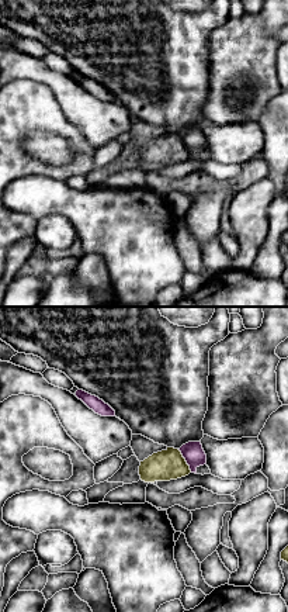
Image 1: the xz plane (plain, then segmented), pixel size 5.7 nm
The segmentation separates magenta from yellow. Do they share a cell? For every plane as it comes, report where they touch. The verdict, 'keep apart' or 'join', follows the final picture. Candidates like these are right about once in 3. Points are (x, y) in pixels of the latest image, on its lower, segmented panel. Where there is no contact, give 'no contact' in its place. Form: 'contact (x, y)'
contact (186, 460)

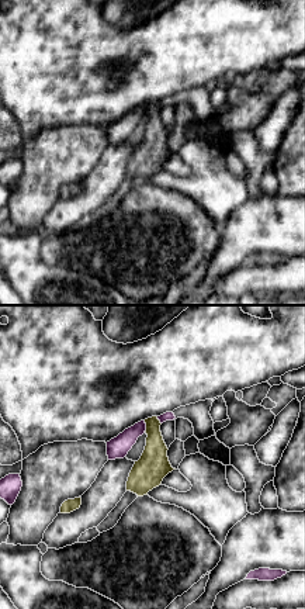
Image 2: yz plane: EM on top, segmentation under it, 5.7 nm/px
contact (145, 426)

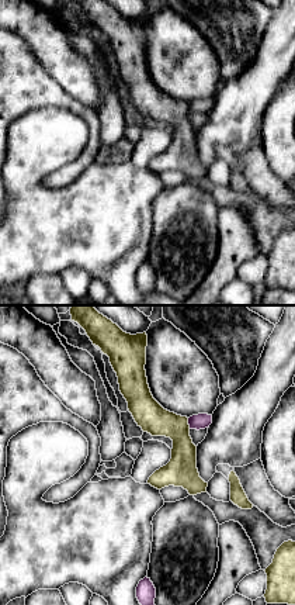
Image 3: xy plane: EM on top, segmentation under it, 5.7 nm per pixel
contact (188, 424)

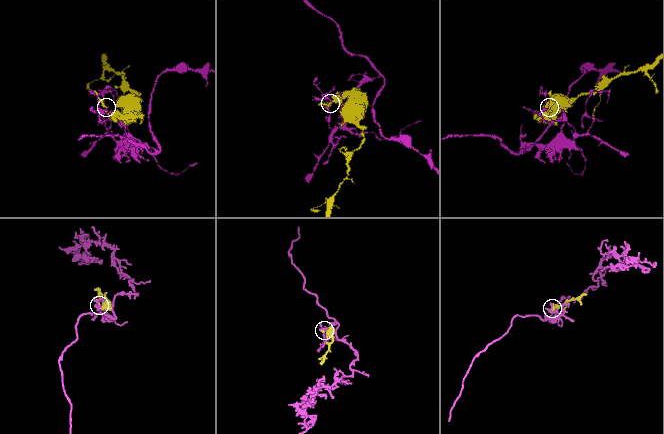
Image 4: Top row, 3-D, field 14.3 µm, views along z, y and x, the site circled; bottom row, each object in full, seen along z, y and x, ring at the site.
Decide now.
keep apart

